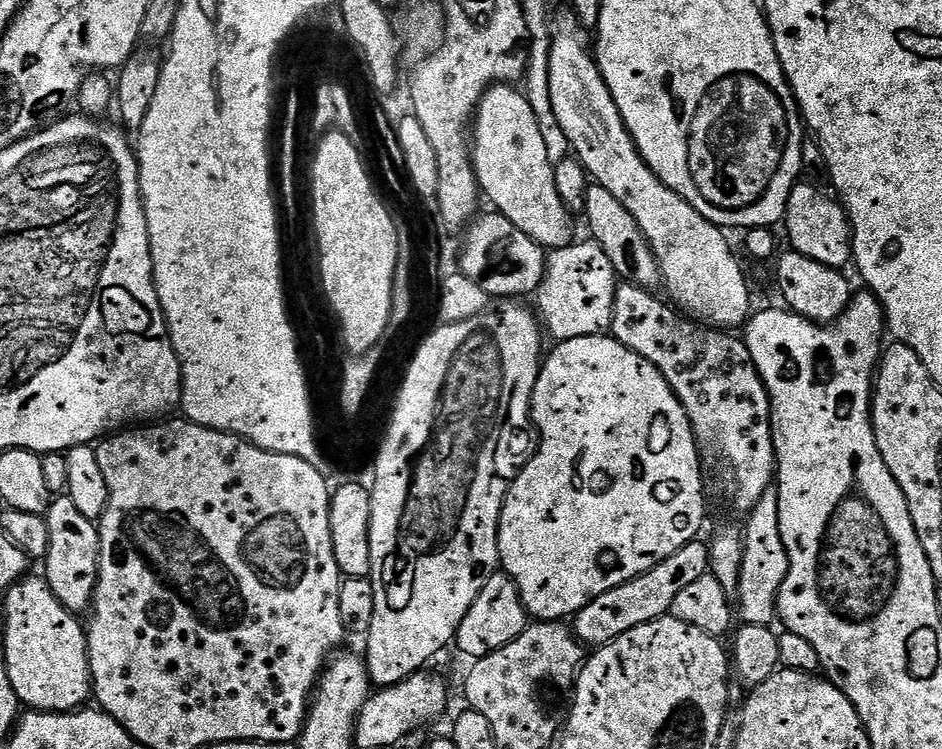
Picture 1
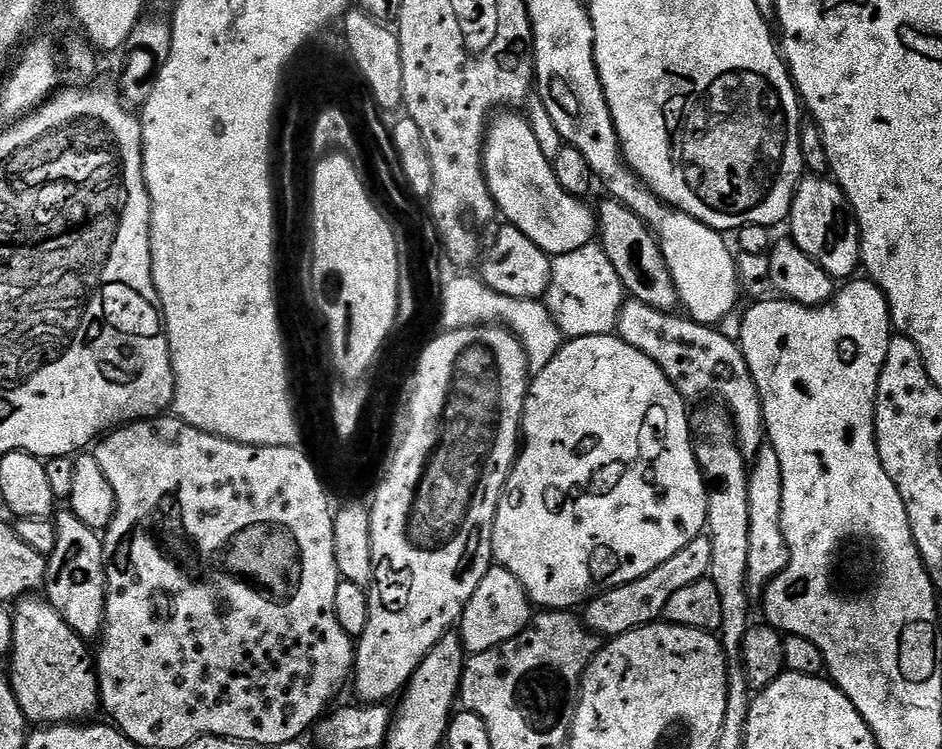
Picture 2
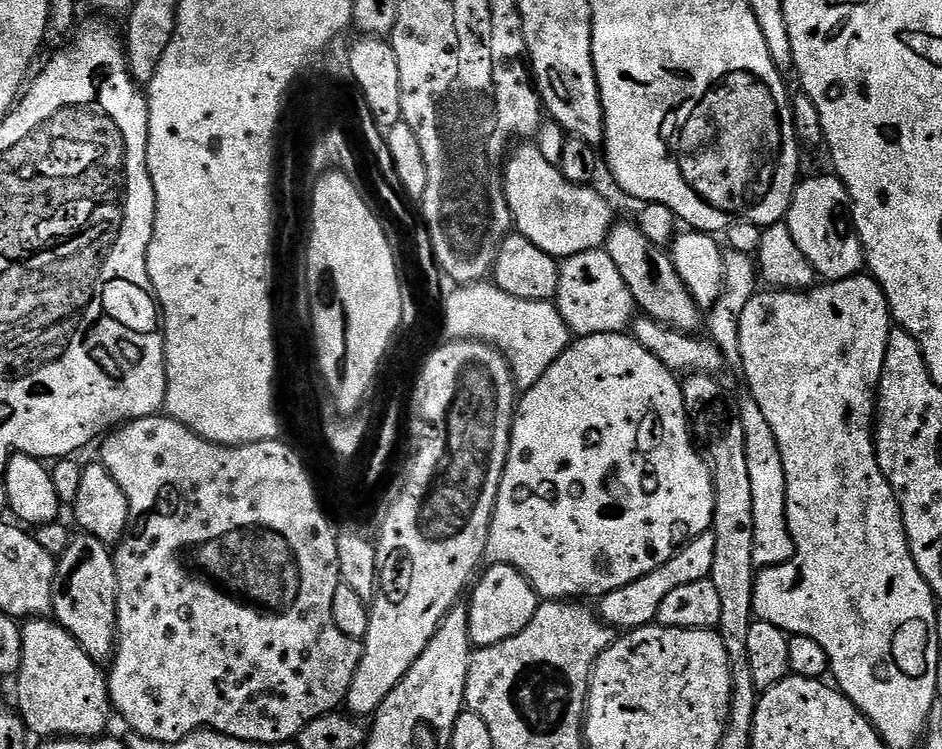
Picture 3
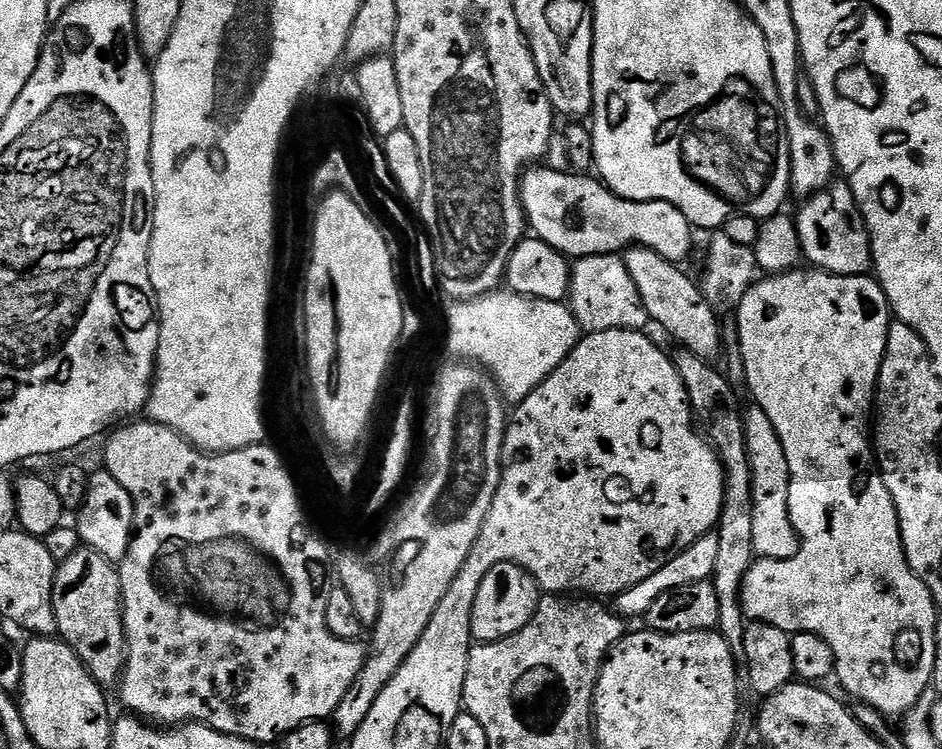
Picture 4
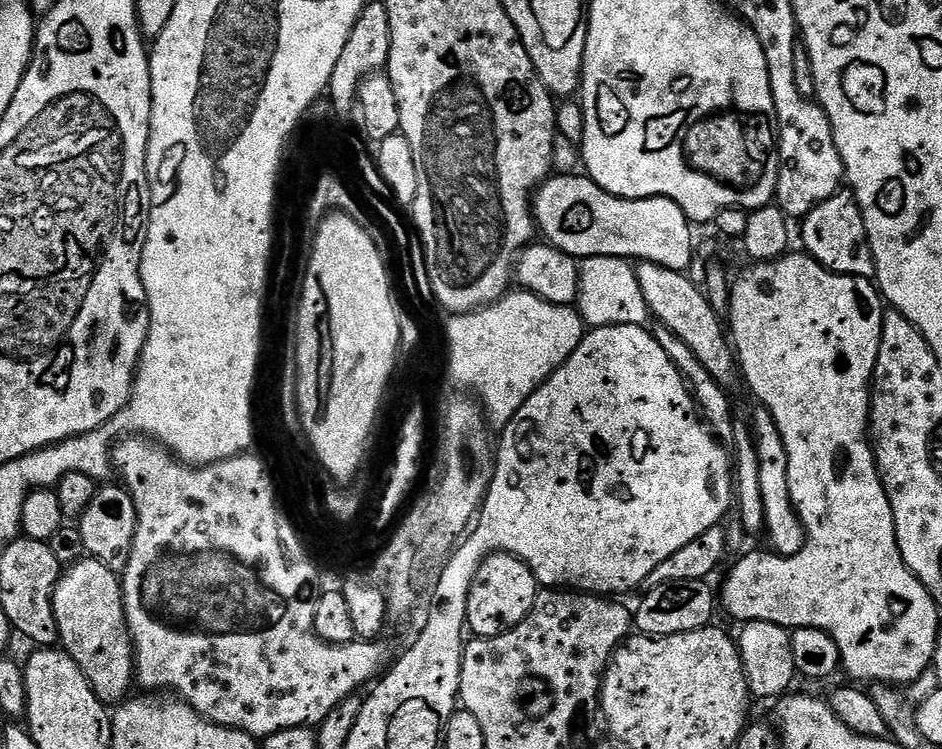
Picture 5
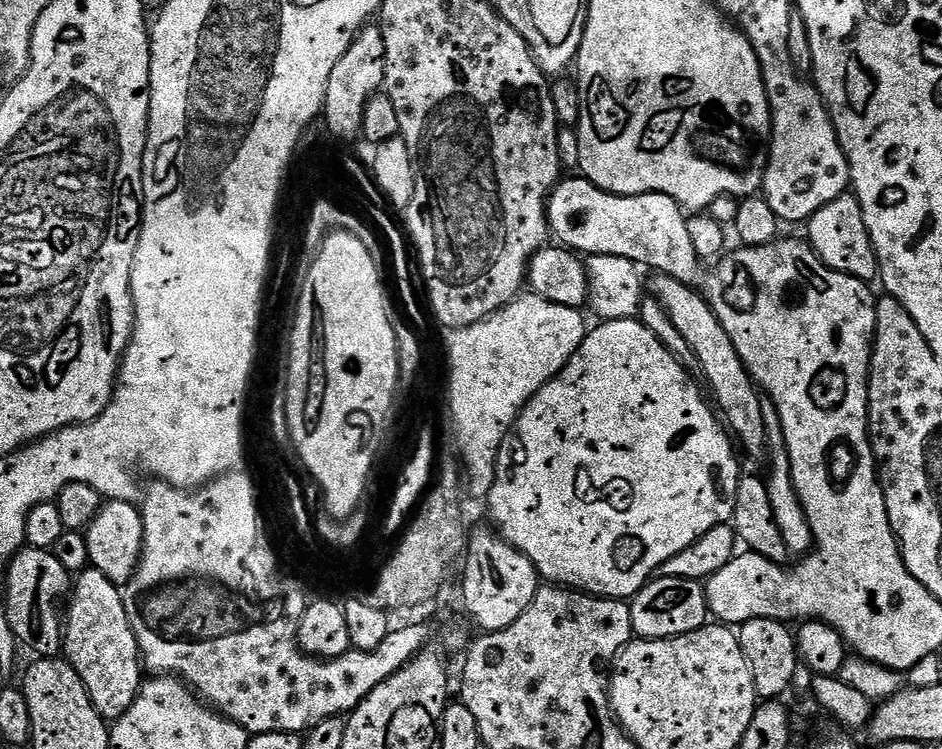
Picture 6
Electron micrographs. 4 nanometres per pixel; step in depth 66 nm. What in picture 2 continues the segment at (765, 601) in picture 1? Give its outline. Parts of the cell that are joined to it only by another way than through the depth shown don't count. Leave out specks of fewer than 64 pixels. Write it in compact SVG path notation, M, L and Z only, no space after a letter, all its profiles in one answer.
M765 442L760 445L759 454L752 464L752 471L748 476L750 490L750 562L747 585L752 590L763 590L769 582L788 565L788 543L782 530L782 462L778 462L778 454L772 445Z

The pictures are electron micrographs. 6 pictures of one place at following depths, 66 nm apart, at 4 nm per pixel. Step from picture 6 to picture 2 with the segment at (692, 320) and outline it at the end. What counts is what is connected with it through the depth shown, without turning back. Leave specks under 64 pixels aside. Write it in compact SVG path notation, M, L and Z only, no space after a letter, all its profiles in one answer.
M604 198L598 207L598 243L614 264L618 278L624 284L624 291L631 299L646 302L646 306L654 306L663 312L677 311L680 295L676 292L674 278L670 278L666 258L662 258L660 244L652 235L651 228L642 218L638 218L638 214L617 200Z

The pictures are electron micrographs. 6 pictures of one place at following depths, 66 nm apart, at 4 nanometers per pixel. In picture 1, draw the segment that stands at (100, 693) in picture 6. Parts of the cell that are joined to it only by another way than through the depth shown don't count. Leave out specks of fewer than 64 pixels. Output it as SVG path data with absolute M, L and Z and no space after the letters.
M66 494L55 497L48 505L46 513L50 526L50 550L42 562L43 579L47 580L48 588L66 608L73 614L87 613L96 593L96 579L100 569L100 530L90 518L85 518L74 502Z

